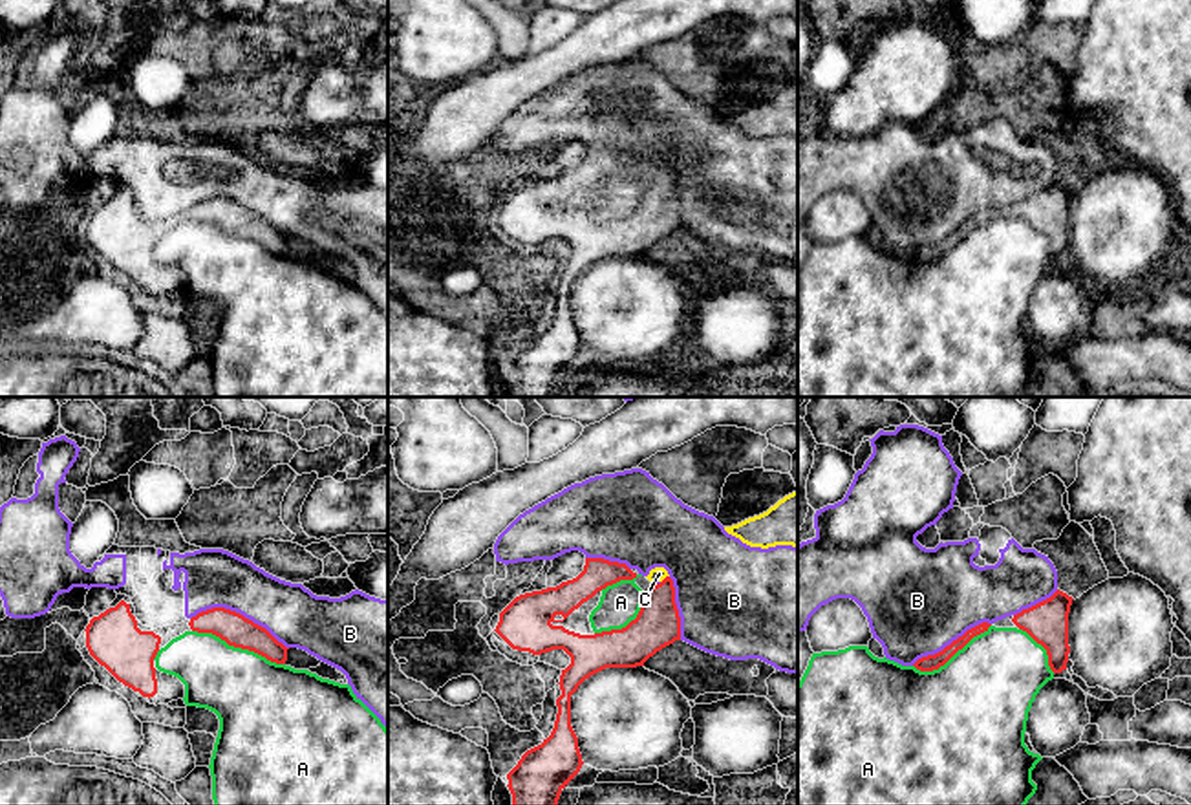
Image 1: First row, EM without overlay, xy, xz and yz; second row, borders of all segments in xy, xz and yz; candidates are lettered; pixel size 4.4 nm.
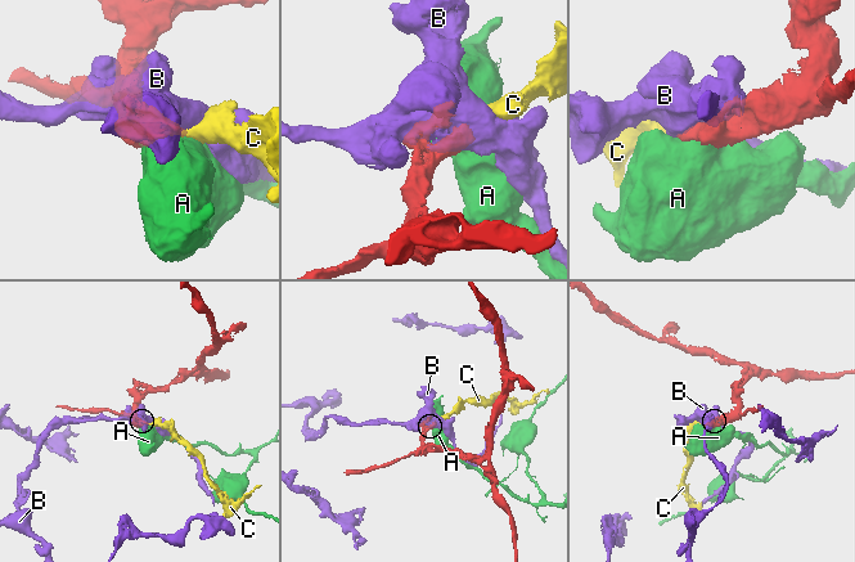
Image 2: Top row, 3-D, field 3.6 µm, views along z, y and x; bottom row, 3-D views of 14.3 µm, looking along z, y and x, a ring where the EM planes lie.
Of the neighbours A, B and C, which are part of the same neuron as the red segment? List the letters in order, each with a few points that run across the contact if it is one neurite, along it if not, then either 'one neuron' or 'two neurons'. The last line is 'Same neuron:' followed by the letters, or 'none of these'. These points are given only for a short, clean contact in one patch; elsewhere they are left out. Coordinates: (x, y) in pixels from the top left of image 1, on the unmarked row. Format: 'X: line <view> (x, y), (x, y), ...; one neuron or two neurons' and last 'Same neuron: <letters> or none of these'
A: two neurons
B: two neurons
C: one neuron
Same neuron: C

